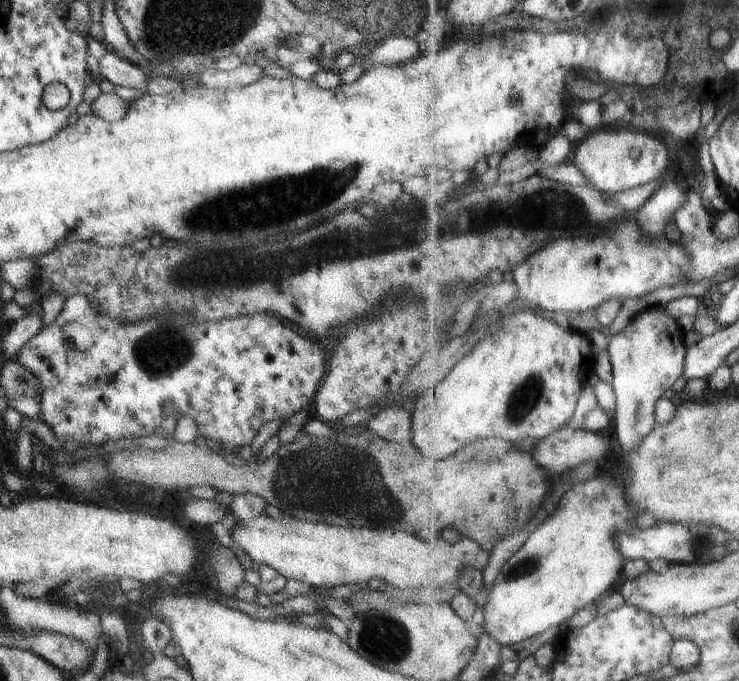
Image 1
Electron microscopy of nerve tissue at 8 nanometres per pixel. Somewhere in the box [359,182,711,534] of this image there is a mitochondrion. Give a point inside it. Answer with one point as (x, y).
(552, 208)

